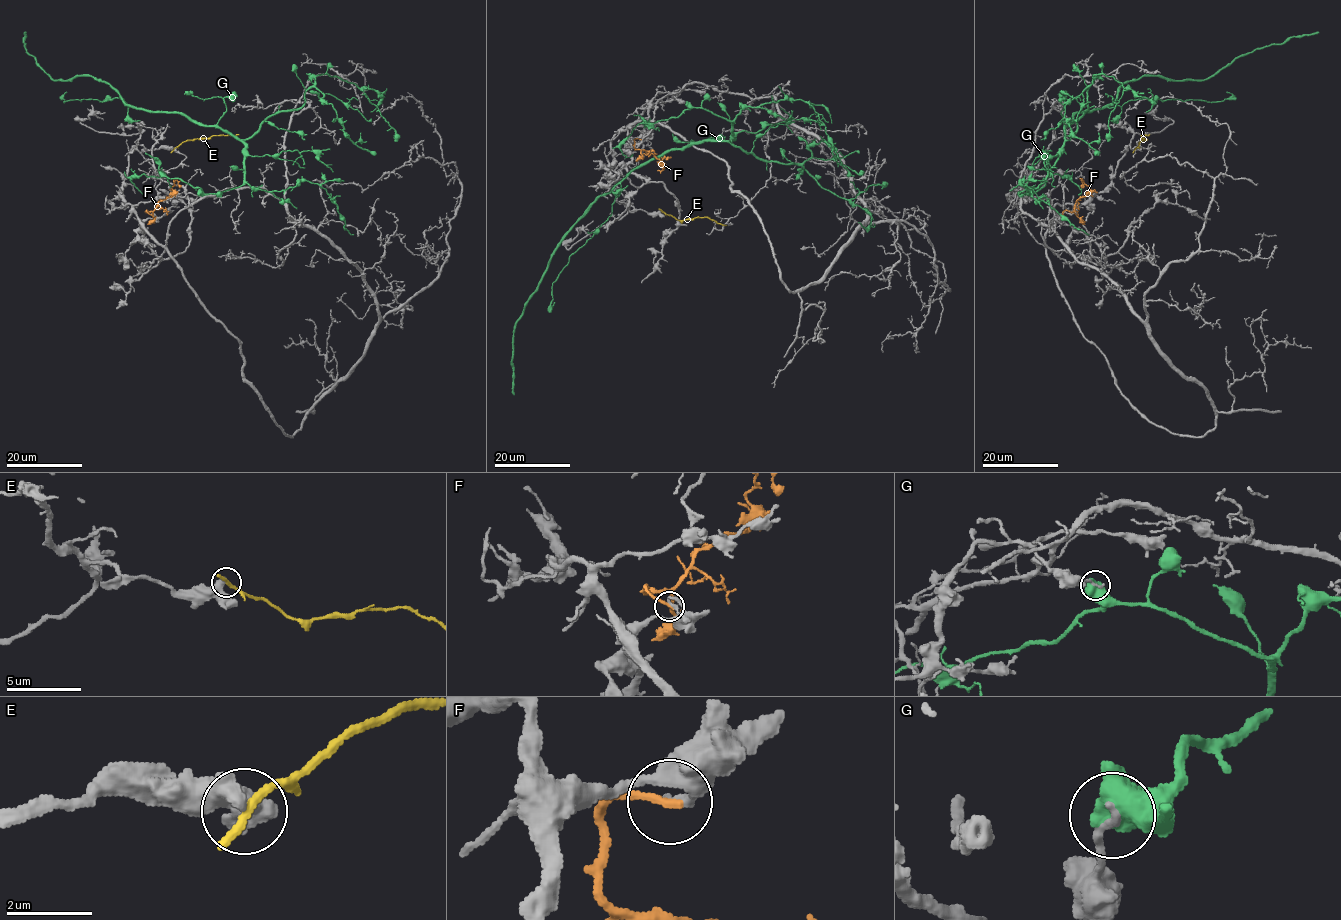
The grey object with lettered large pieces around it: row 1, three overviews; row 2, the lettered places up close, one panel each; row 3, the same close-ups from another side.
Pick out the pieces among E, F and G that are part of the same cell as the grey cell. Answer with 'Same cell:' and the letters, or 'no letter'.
Same cell: no letter

